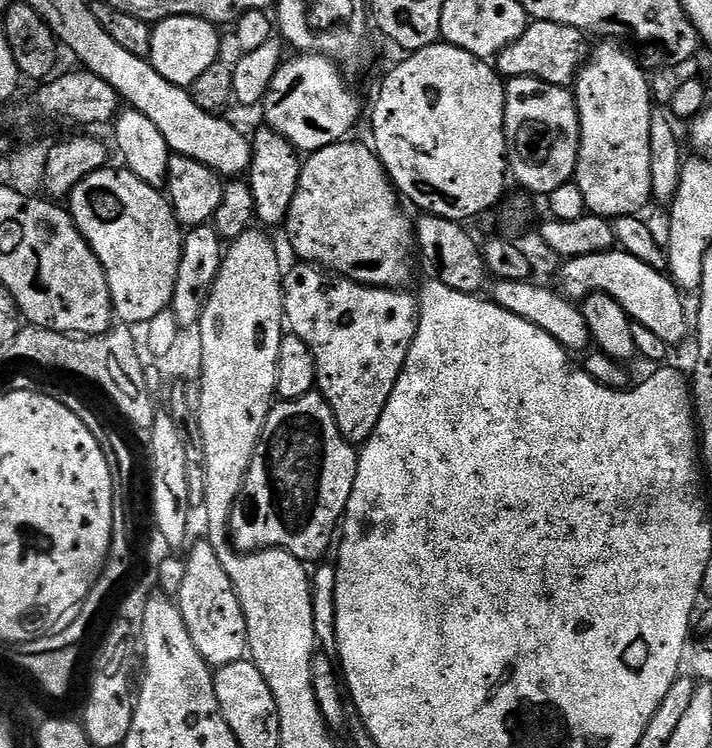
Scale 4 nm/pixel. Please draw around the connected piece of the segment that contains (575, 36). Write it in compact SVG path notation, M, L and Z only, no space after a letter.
M532 20L522 38L518 38L518 42L506 46L506 50L500 52L494 61L494 67L504 78L532 76L559 88L568 88L579 76L589 55L590 44L584 40L587 40L585 33L578 28L558 22Z

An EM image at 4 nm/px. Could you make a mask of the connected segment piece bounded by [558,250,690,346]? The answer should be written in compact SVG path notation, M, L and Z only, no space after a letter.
M619 250L574 256L565 264L568 265L560 272L558 288L569 300L580 302L591 292L605 292L622 306L622 310L626 310L633 324L646 326L650 334L658 334L658 338L669 346L682 343L687 336L689 339L690 312L684 309L685 297L664 272L654 270L654 266L646 266L646 262L638 262L638 258Z

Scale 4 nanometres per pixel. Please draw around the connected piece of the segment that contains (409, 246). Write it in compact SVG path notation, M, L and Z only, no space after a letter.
M348 143L331 144L322 150L311 153L303 161L298 178L298 194L294 194L294 202L290 202L290 210L286 221L288 240L292 243L293 250L296 251L295 259L305 264L315 264L337 276L344 276L346 279L359 284L369 284L372 288L407 289L409 287L408 283L412 280L412 255L415 257L418 252L413 221L411 219L408 221L407 214L400 209L402 200L397 193L396 185L388 177L388 171L384 168L384 163L376 157L375 151L367 143L365 143L366 145Z

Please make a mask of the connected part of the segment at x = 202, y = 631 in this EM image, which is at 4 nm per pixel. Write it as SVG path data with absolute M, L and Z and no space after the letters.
M207 542L192 546L187 549L188 556L184 560L186 578L182 578L178 593L180 613L186 622L186 630L190 630L190 638L194 646L198 646L198 654L202 654L210 666L243 660L249 655L248 631L234 582L230 582L230 574L222 570L222 562L218 562L214 546Z

